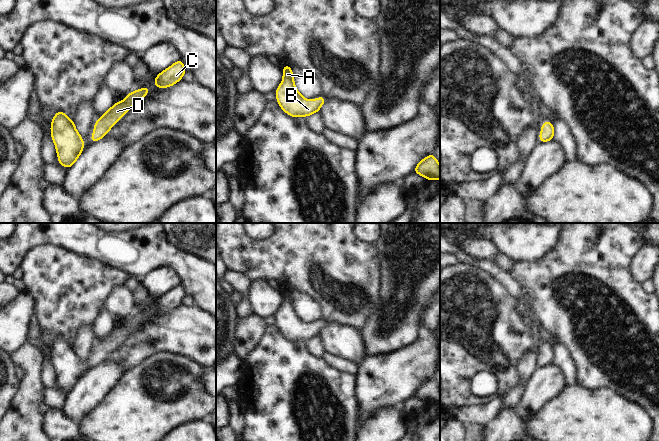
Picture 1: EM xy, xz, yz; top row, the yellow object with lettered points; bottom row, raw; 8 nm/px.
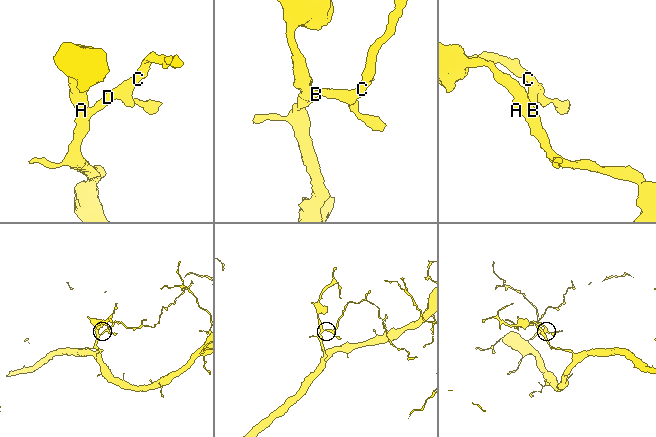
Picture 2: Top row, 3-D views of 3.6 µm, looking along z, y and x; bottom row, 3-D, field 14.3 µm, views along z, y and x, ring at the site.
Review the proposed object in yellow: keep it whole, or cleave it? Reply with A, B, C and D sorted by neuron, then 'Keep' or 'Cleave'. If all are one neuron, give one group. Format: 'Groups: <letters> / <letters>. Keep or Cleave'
Groups: A B C D. Keep

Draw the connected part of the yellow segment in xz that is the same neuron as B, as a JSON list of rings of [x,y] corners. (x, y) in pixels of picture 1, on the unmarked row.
[[[283,289],[283,305],[275,315],[279,330],[288,339],[296,342],[299,340],[308,341],[313,337],[319,337],[320,331],[326,322],[320,320],[314,324],[306,324],[296,313],[292,292]]]

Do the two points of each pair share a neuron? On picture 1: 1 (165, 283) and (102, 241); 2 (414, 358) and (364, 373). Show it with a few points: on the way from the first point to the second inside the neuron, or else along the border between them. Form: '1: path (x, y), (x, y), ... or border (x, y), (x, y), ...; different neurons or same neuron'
1: border (173, 269), (168, 267), (154, 268), (140, 281); different neurons
2: path (402, 370), (400, 372), (376, 372); same neuron

